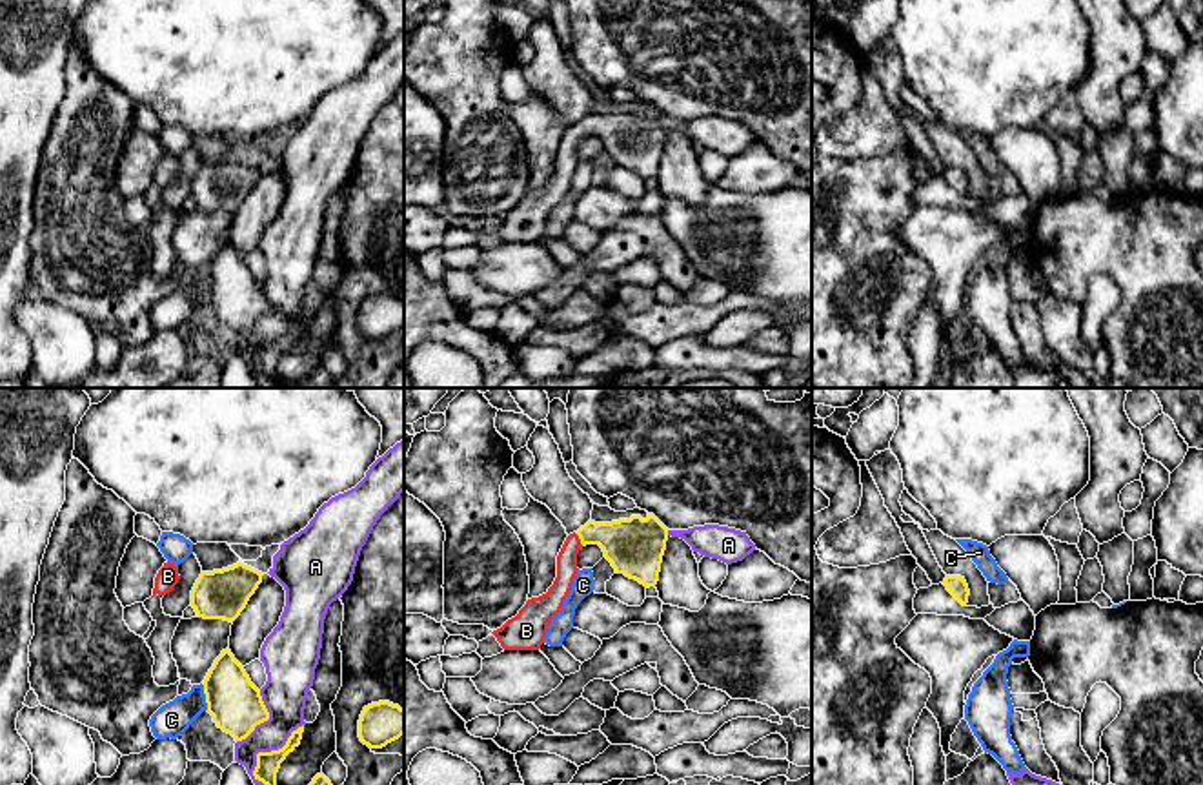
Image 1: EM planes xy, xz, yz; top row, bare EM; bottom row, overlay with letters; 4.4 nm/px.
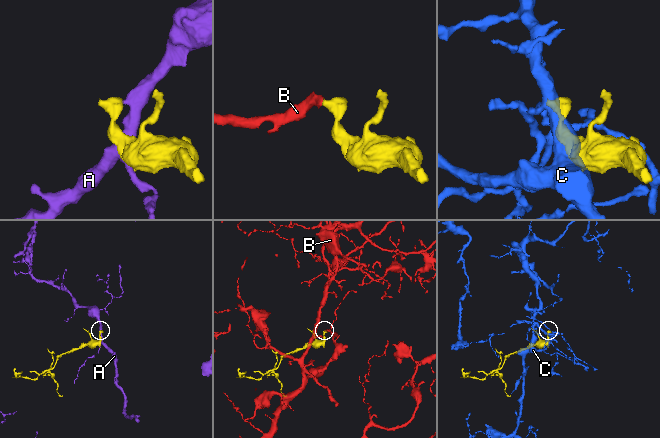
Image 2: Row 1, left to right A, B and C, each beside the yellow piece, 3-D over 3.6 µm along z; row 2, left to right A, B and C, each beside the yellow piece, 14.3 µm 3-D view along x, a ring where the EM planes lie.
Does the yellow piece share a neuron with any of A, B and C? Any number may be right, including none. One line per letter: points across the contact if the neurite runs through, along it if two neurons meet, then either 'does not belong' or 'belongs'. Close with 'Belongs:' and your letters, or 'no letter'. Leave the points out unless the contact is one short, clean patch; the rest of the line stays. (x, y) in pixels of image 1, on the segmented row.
A: does not belong
B: way xz (634, 547), (610, 536), (579, 538), (572, 545), (566, 561); belongs
C: border xy (201, 683), (208, 709); does not belong
Belongs: B

